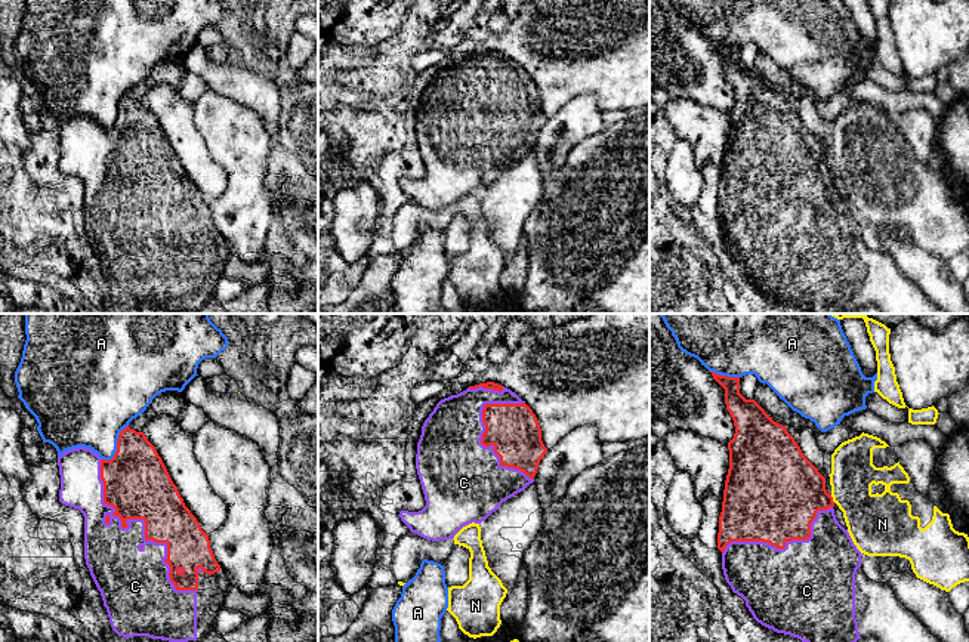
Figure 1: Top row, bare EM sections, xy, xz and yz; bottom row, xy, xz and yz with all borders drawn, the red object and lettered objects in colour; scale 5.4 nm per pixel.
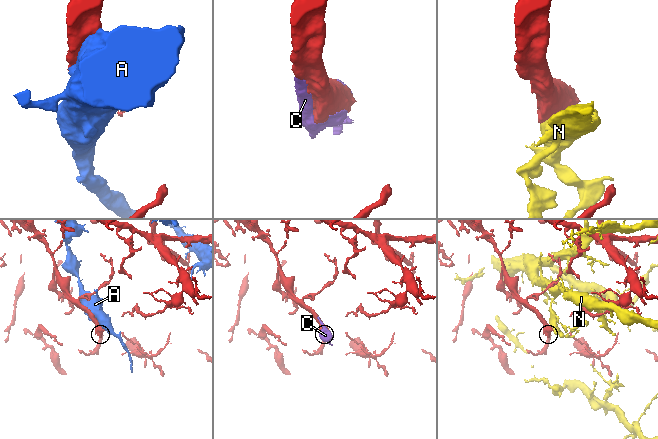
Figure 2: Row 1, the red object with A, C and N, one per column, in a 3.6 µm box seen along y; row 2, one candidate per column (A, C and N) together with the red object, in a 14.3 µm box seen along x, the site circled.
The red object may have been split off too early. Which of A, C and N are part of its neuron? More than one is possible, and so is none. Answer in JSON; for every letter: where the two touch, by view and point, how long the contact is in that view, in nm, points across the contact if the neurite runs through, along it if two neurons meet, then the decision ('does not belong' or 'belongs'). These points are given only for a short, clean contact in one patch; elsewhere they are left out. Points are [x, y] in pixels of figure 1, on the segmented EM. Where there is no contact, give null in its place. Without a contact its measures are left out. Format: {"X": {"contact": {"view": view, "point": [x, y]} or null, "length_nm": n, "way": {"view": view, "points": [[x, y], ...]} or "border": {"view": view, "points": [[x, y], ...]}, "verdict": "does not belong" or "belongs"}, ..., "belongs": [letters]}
{"A": {"contact": {"view": "xy", "point": [117, 445]}, "length_nm": 240, "verdict": "does not belong"}, "C": {"contact": {"view": "xy", "point": [145, 522]}, "length_nm": 900, "verdict": "belongs"}, "N": {"contact": {"view": "yz", "point": [832, 499]}, "length_nm": 50, "verdict": "does not belong"}, "belongs": ["C"]}

